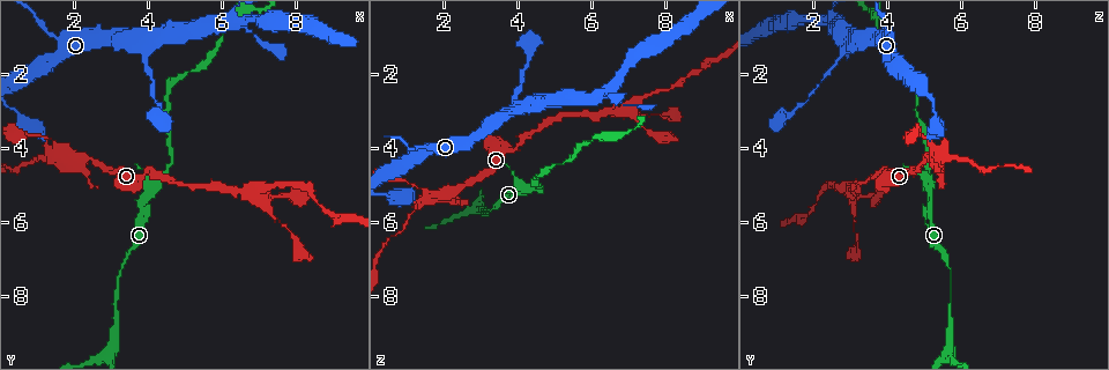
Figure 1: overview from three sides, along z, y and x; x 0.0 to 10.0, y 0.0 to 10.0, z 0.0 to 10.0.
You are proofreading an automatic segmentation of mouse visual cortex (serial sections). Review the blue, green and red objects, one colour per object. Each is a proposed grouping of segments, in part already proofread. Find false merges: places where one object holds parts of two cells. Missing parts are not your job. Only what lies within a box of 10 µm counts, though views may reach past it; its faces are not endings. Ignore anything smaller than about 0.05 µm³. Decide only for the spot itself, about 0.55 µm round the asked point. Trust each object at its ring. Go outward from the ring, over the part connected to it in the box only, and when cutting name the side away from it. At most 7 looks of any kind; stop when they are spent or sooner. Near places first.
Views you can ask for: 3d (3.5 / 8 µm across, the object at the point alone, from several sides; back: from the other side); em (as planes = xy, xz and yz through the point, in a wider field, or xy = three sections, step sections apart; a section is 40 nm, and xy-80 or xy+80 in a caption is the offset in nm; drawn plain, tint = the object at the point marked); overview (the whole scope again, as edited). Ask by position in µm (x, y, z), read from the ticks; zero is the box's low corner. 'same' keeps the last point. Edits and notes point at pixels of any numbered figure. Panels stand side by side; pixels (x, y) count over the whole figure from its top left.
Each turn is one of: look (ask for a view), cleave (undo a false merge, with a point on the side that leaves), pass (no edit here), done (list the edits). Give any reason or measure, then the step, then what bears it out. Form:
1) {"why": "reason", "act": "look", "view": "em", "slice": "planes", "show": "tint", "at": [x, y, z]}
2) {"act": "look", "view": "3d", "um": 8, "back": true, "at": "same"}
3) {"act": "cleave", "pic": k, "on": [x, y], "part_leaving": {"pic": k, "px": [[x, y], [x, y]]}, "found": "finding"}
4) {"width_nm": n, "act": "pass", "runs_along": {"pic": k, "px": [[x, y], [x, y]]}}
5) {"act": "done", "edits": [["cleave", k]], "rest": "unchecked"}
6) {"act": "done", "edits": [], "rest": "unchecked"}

{"why": "sudden change in width", "act": "look", "view": "3d", "um": 3.5, "at": [4.00, 1.80, 2.60]}

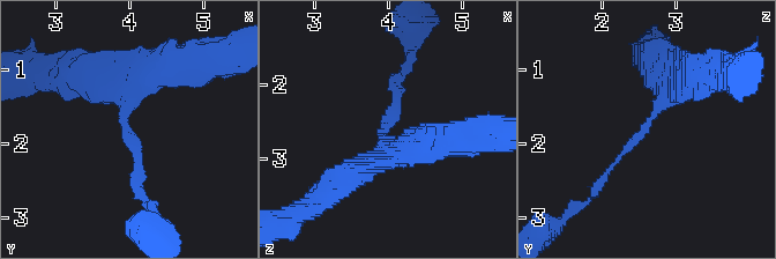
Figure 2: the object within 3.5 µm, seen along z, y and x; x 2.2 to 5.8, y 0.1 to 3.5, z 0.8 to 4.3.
{"arm_widths_nm": [100, 300], "why": "need the tissue", "act": "look", "view": "em", "slice": "xy", "step": 5, "show": "tint", "at": [3.95, 1.80, 2.60]}

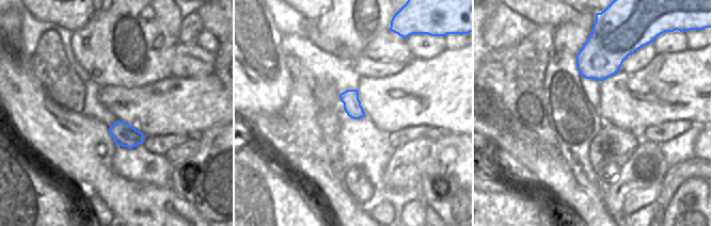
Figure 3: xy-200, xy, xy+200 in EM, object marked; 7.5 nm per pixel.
{"width_nm": 130, "act": "pass", "runs_along": {"pic": 2, "px": [[686, 79], [659, 104], [597, 190]]}, "found": "continuous, no second cell"}

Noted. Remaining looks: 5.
{"why": "thick turns thin", "act": "look", "view": "3d", "um": 3.5, "at": [1.10, 4.25, 5.90]}

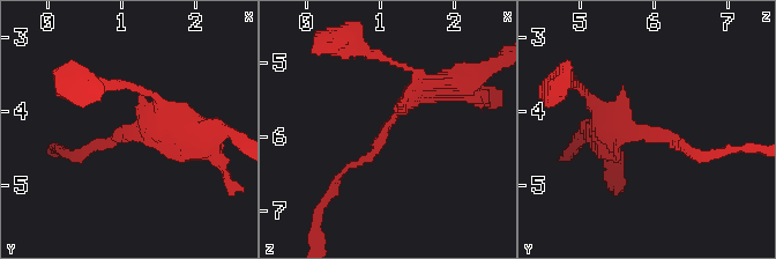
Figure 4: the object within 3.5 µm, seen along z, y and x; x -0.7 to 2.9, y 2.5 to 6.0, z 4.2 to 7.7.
{"act": "look", "view": "em", "slice": "xy", "step": 3, "show": "tint", "at": [1.05, 4.30, 5.85]}

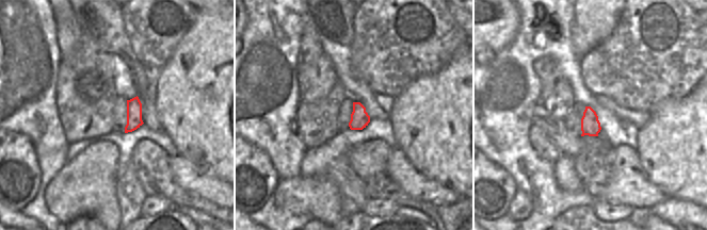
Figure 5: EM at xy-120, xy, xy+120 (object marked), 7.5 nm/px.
{"act": "look", "view": "em", "slice": "xy", "step": 5, "show": "tint", "at": "same"}

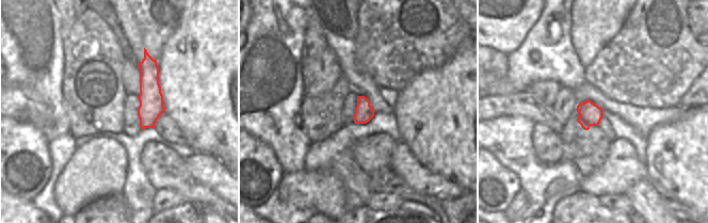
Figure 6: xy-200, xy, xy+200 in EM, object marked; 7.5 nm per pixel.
{"act": "pass", "runs_along": {"pic": 4, "px": [[446, 82], [411, 96], [375, 149], [340, 176]]}, "found": "one cell here"}

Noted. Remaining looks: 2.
{"why": "calibre changes", "act": "look", "view": "3d", "um": 3.5, "at": [3.15, 9.10, 5.75]}

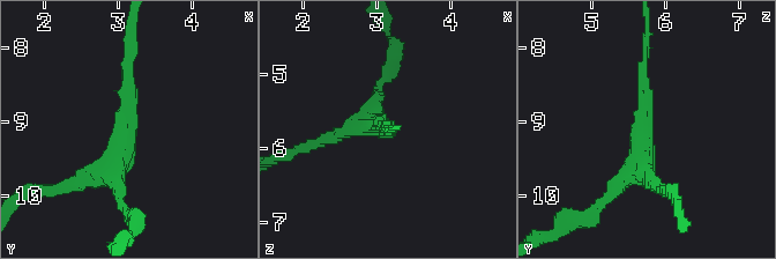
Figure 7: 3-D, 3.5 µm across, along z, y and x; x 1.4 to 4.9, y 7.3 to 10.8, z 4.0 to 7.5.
{"arms": 3, "arm_widths_nm": [150, 200, 250], "why": "now the EM", "act": "look", "view": "em", "slice": "xy", "step": 1, "show": "tint", "at": [3.10, 9.05, 5.70]}

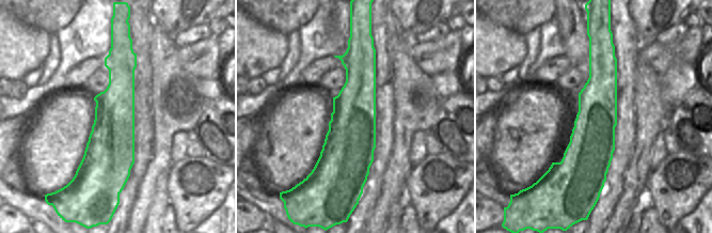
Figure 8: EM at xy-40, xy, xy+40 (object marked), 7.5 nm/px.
{"act": "pass", "runs_along": {"pic": 7, "px": [[132, 51], [121, 154], [79, 182]]}, "found": "one cell here"}

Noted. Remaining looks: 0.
{"act": "done", "edits": [], "rest": "unchecked"}

